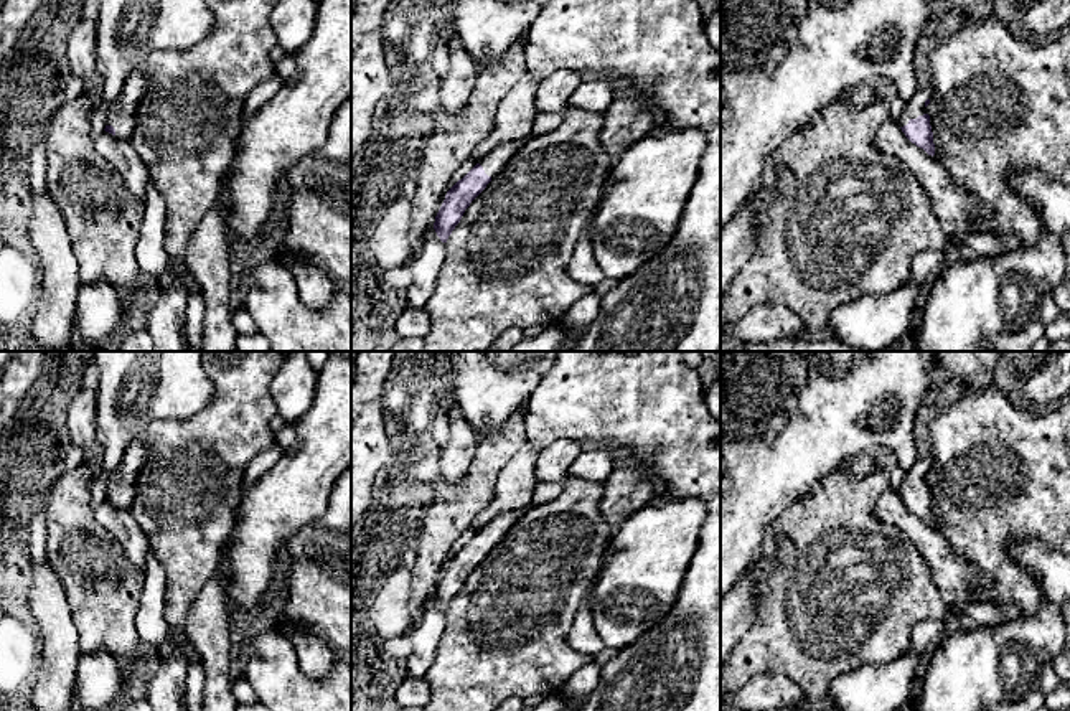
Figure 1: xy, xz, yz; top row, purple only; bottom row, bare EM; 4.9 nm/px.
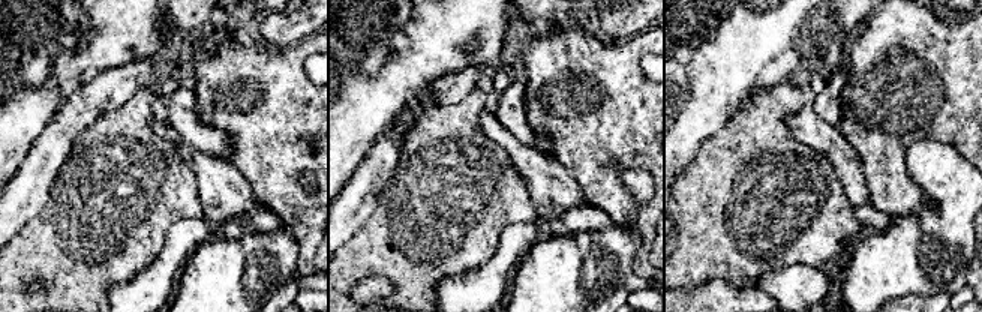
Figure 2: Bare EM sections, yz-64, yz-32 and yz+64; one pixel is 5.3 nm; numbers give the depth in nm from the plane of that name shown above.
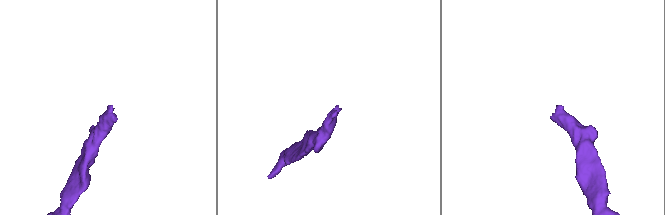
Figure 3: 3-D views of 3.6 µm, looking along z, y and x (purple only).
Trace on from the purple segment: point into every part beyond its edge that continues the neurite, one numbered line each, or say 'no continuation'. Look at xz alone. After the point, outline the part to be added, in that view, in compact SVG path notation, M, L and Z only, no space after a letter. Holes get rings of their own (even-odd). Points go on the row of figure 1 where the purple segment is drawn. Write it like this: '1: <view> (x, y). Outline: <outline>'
1: xz (495, 160). Outline: M529 137L498 145L478 163L483 167L485 173L493 178L528 140Z

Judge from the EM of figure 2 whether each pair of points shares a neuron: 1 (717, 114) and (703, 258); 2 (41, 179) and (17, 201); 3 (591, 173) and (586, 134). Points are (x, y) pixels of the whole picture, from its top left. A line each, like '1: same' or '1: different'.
1: different
2: same
3: same

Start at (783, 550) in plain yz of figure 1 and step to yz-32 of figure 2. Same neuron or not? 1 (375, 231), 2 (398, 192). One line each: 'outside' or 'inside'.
1: outside
2: outside

